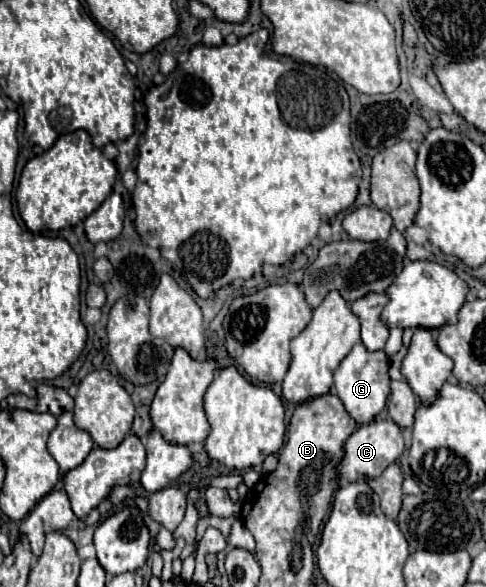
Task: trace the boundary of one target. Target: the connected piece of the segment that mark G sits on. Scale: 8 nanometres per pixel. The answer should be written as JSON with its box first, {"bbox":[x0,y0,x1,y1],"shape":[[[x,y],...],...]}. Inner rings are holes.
{"bbox":[335,343,389,425],"shape":[[[357,343],[349,355],[335,369],[335,391],[345,403],[347,413],[357,421],[357,425],[365,425],[375,419],[375,415],[387,405],[389,397],[389,357],[385,351],[367,351],[363,343]]]}

